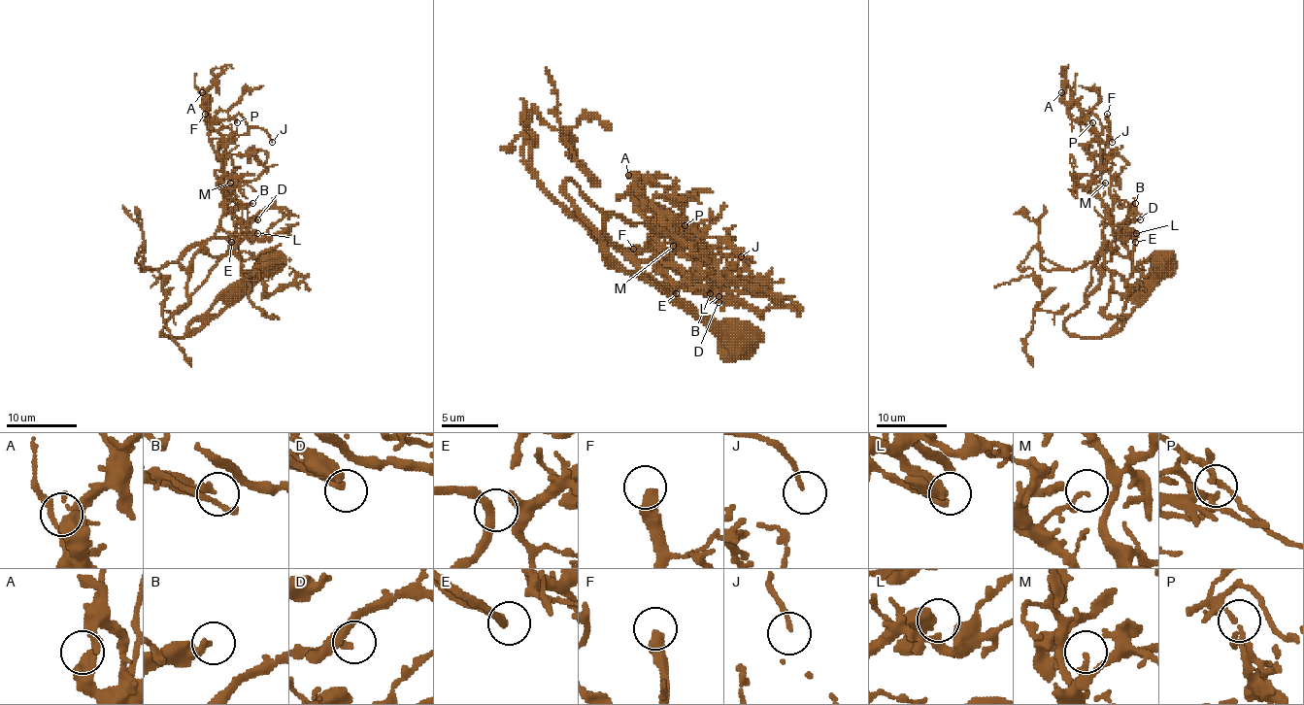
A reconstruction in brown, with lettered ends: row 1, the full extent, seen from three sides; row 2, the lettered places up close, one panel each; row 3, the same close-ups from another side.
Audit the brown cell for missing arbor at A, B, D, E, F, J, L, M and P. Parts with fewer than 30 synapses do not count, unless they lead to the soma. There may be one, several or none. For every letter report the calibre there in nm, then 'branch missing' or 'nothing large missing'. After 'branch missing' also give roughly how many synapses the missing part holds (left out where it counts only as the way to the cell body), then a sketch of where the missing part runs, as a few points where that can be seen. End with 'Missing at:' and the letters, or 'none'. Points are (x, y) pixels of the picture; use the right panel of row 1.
A: 480 nm thick; nothing large missing
B: 320 nm thick; nothing large missing
D: 170 nm thick; nothing large missing
E: 260 nm thick; nothing large missing
F: 420 nm thick; branch missing; about 40 synapses; missing branch runs (1107, 114), (1107, 87), (1090, 70), (1087, 37), (1098, 31), (1107, 38)
J: 130 nm thick; nothing large missing
L: 550 nm thick; nothing large missing
M: 130 nm thick; nothing large missing
P: 100 nm thick; nothing large missing
Missing at: F

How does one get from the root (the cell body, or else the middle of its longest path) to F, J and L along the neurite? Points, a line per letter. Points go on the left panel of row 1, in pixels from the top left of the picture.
F: (268, 261), (198, 331), (163, 335), (187, 303), (187, 266), (219, 226), (226, 196), (205, 114)
J: (268, 261), (198, 331), (163, 335), (187, 303), (191, 257), (219, 226), (220, 144), (250, 128), (272, 142)
L: (268, 261), (198, 331), (163, 335), (165, 324), (187, 303), (191, 257), (220, 229), (257, 233)

